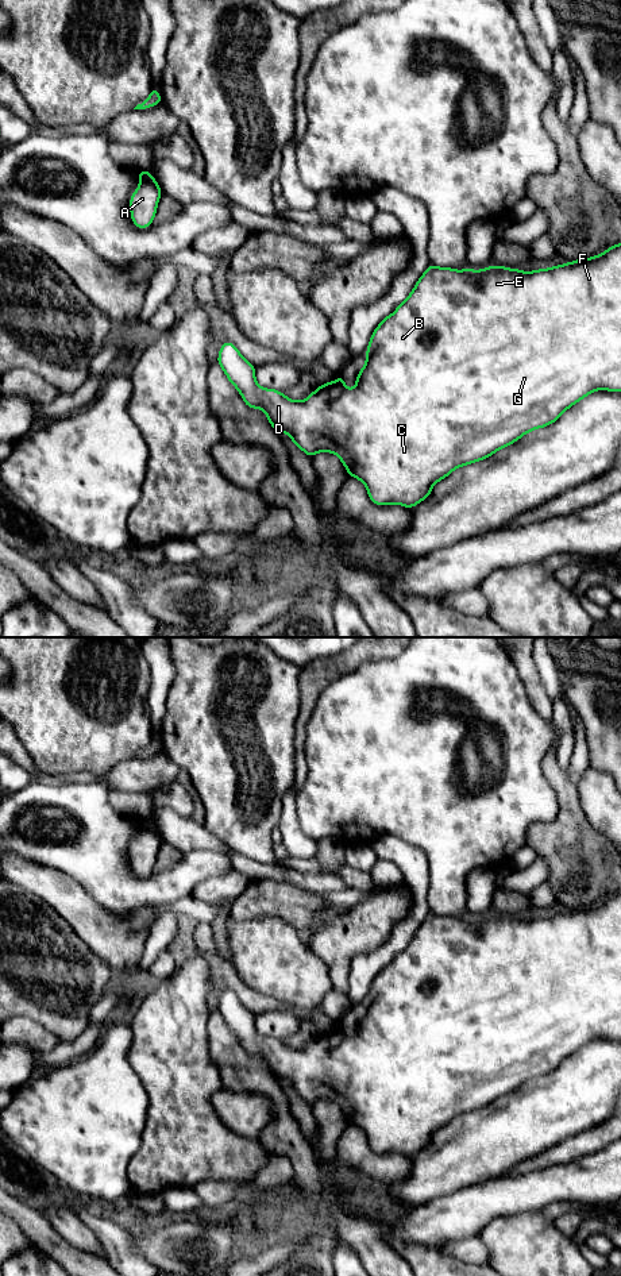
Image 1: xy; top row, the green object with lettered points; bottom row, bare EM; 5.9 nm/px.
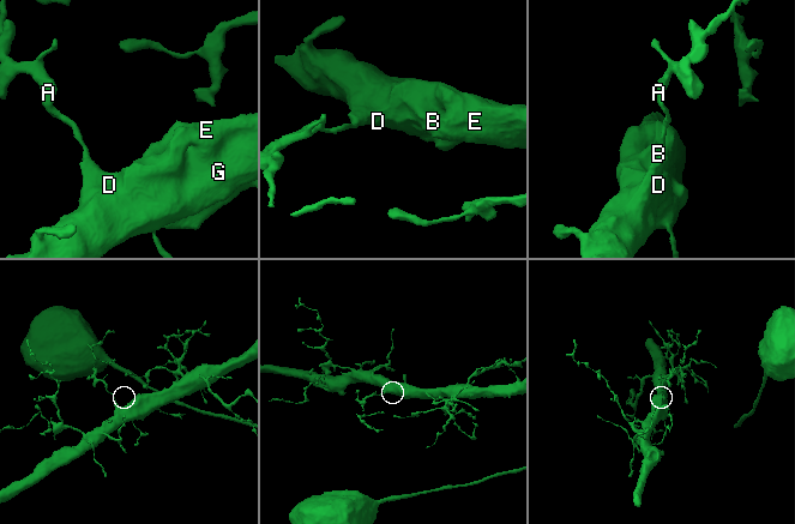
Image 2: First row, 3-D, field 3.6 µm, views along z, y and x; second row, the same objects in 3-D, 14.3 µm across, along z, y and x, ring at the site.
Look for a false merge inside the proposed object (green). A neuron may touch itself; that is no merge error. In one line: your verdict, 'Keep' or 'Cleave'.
Keep

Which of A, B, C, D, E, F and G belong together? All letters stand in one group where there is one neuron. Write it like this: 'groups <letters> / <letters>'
groups A B C D E F G

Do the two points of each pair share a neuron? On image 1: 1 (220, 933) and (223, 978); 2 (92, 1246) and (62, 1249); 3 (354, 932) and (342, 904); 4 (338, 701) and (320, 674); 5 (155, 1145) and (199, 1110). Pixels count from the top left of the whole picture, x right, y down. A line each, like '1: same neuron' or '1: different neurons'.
1: different neurons
2: different neurons
3: different neurons
4: different neurons
5: same neuron

